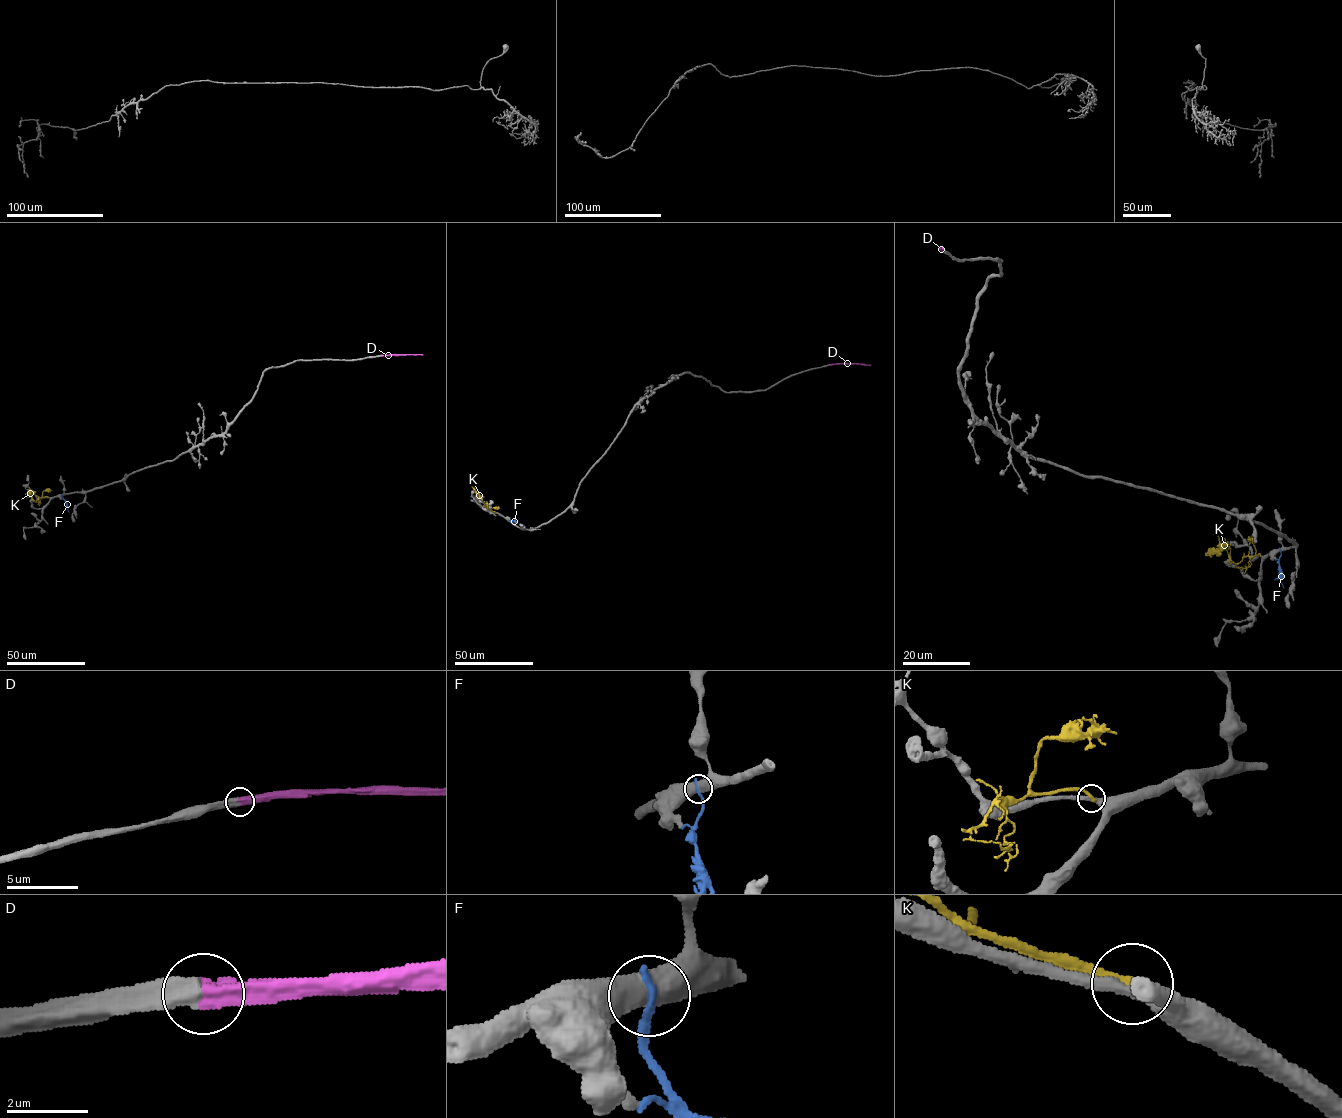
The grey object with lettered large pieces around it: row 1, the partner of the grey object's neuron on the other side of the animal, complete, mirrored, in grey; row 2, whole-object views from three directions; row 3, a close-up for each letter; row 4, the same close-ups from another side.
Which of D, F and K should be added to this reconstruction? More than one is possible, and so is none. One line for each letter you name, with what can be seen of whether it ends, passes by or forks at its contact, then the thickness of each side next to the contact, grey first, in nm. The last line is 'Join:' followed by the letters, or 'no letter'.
D: it ends there; 550 nm thick on the grey side, 480 nm on the other
Join: D

